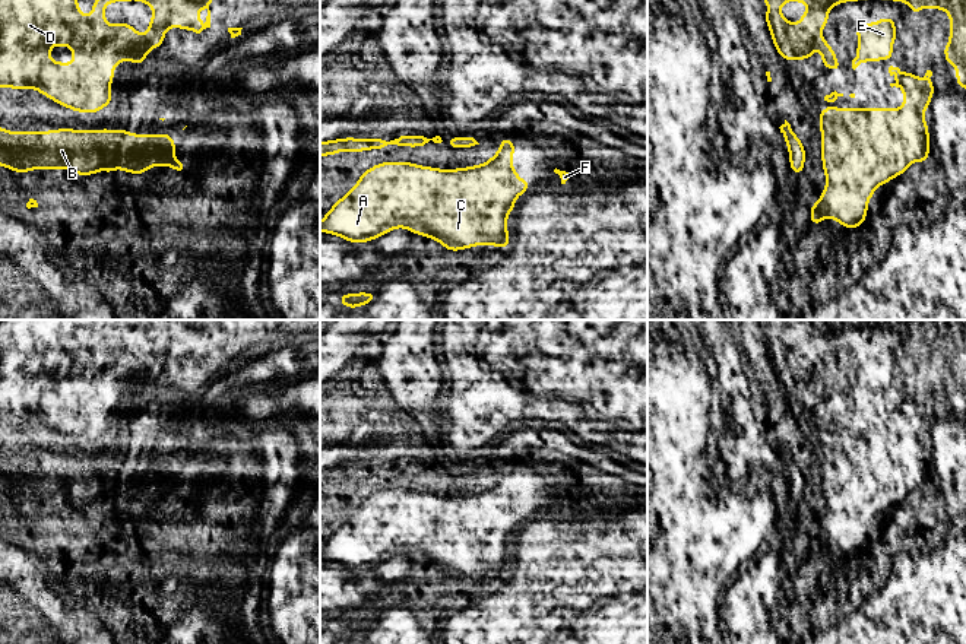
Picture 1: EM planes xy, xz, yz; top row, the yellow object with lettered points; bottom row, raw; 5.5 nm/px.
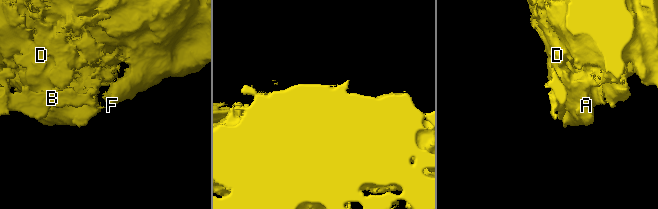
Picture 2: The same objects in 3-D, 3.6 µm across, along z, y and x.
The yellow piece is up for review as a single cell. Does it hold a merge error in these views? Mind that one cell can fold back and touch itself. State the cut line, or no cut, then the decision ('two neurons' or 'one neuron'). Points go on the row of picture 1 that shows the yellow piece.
no cut; one neuron

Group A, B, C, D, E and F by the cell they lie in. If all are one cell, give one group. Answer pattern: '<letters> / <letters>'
A B C D E F

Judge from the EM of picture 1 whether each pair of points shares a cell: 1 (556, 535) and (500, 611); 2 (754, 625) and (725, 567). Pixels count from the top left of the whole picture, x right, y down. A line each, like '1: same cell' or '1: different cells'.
1: same cell
2: different cells

